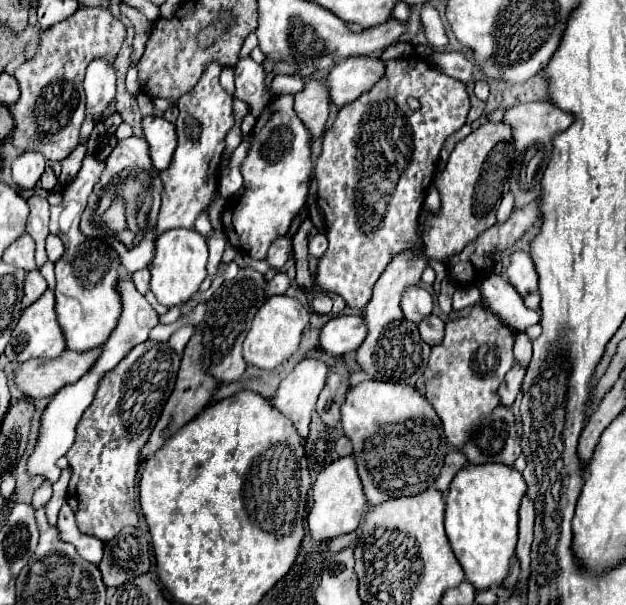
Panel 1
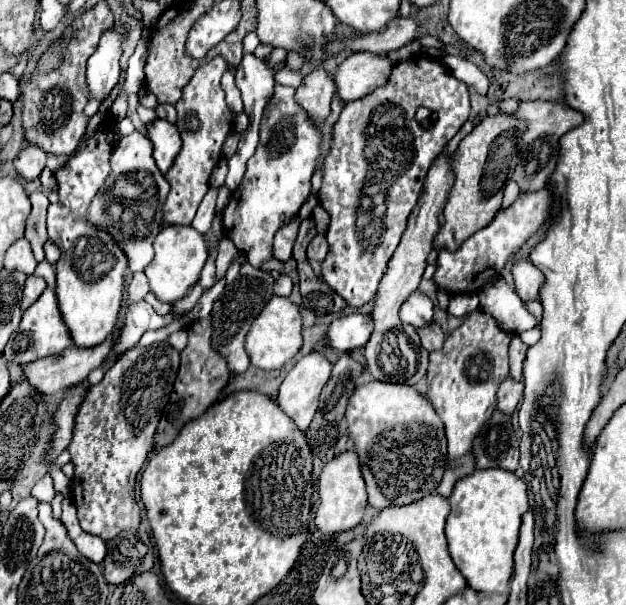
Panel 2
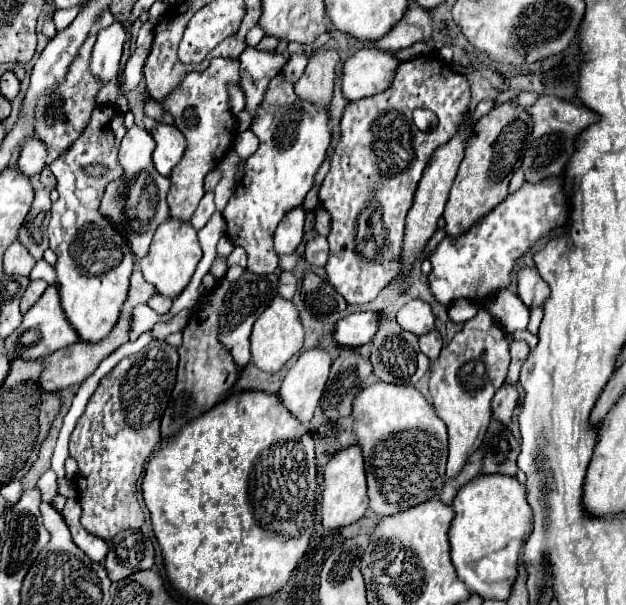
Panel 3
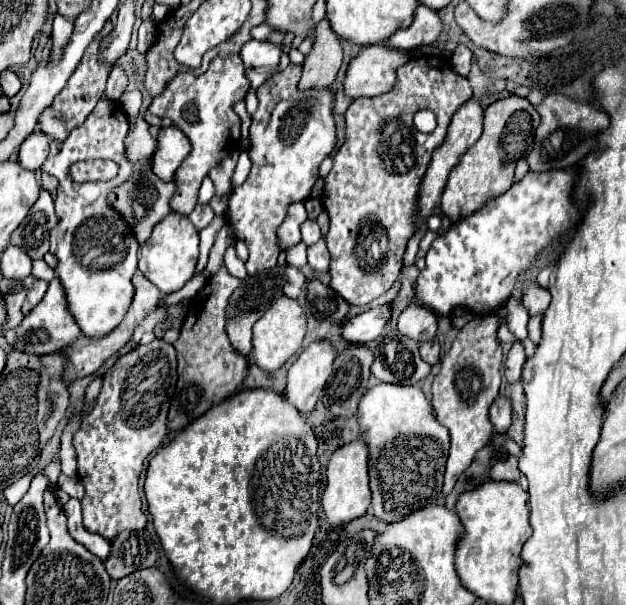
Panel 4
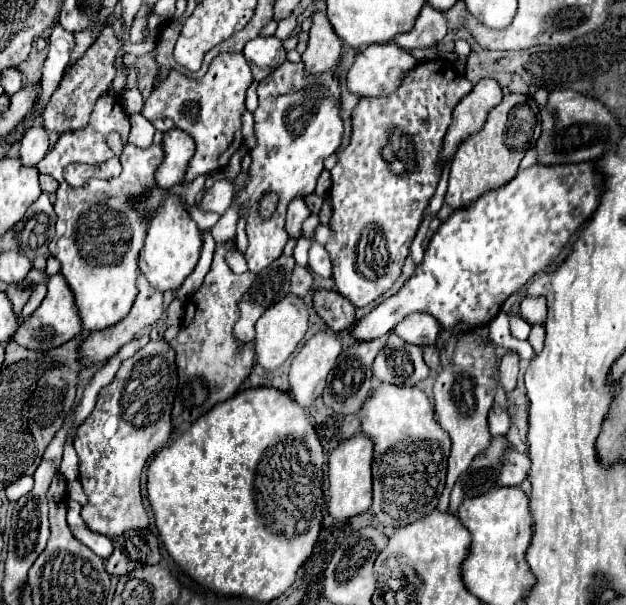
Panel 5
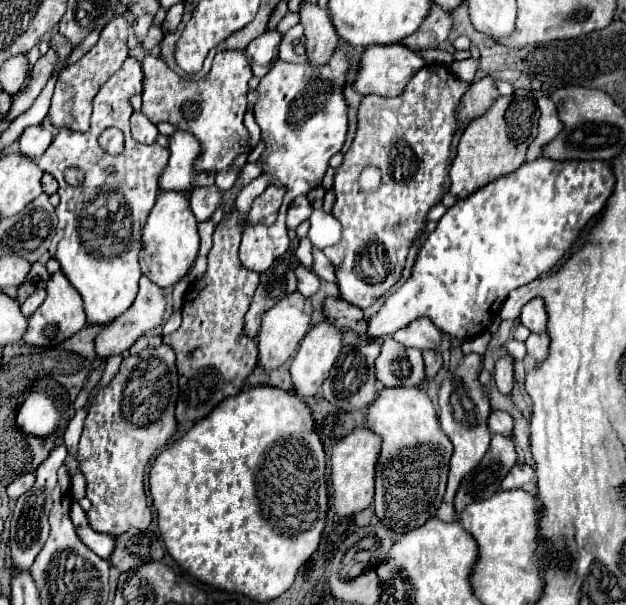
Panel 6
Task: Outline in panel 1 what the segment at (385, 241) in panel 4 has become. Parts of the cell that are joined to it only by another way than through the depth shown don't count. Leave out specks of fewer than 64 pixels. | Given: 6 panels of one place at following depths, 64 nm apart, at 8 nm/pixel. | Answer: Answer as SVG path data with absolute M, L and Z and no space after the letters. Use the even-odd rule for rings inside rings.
M422 56L388 60L382 80L358 100L340 108L332 128L326 130L322 154L314 168L318 180L318 208L326 216L326 236L330 242L314 276L322 290L342 296L350 308L364 308L368 304L372 288L390 258L410 248L410 242L416 240L416 220L438 168L442 144L466 124L468 110L470 98L466 86L442 74L438 68L422 60ZM410 100L416 100L420 108L412 108Z

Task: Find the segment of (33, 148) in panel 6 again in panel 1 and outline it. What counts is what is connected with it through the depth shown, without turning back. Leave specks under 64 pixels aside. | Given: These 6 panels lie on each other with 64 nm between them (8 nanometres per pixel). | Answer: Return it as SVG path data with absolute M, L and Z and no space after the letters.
M22 152L12 162L12 180L22 188L34 188L46 168L44 156L40 152Z

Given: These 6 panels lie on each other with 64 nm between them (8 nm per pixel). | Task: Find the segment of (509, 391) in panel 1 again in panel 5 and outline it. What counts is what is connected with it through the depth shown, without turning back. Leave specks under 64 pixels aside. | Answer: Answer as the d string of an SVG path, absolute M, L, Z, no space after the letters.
M494 406L488 414L488 426L490 426L492 436L504 436L510 428L510 416L502 408Z

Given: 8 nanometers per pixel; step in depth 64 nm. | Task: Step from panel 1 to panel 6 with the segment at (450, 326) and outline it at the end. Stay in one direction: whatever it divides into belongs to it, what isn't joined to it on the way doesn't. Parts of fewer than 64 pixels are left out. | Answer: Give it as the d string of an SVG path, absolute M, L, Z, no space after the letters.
M468 354L462 358L460 368L456 370L456 374L450 380L444 380L440 386L440 424L444 434L450 438L450 442L454 444L454 454L450 460L450 474L448 474L448 488L444 494L444 500L438 508L438 518L444 522L456 522L458 514L454 510L454 496L456 496L456 488L460 486L460 480L464 480L464 476L476 468L476 464L480 464L482 456L486 454L488 446L490 446L490 432L486 426L488 414L490 414L490 404L488 404L488 396L484 386L478 382L478 372L480 372L480 354Z

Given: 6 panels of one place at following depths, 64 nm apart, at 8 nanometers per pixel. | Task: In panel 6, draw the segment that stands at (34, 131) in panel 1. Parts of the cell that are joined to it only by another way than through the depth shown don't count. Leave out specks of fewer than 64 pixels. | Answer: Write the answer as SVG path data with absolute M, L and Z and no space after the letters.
M124 16L114 18L102 32L98 42L74 64L70 64L68 68L62 70L56 88L54 88L54 96L52 96L52 106L50 106L50 122L56 128L70 128L70 130L78 130L78 132L88 132L90 128L90 112L92 112L92 100L98 94L98 90L102 88L102 84L122 66L122 62L128 56L128 20Z

